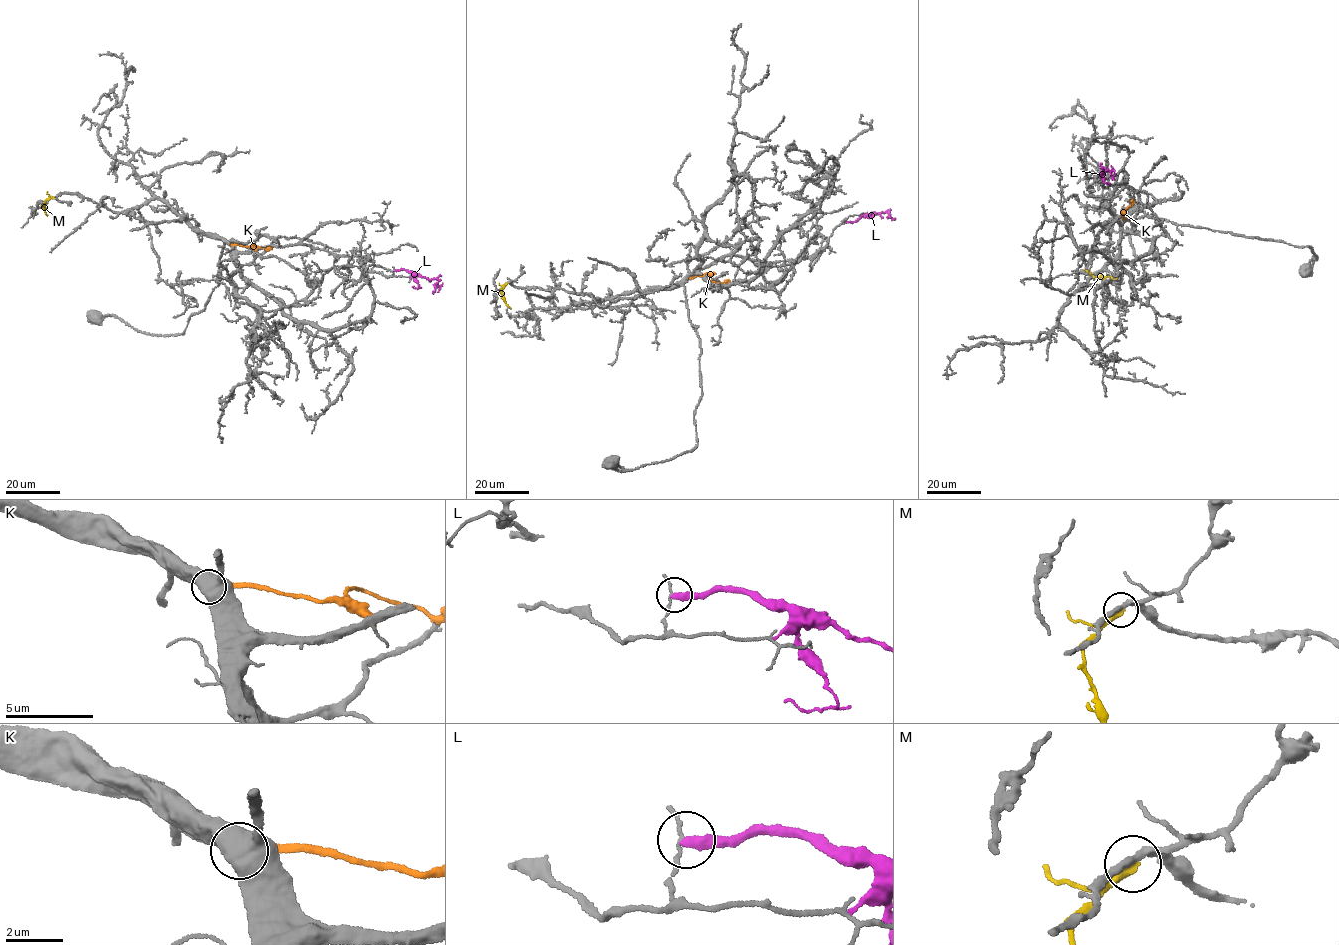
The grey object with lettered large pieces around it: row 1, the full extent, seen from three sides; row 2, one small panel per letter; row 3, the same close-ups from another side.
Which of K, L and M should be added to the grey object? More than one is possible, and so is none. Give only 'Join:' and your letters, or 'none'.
Join: none

